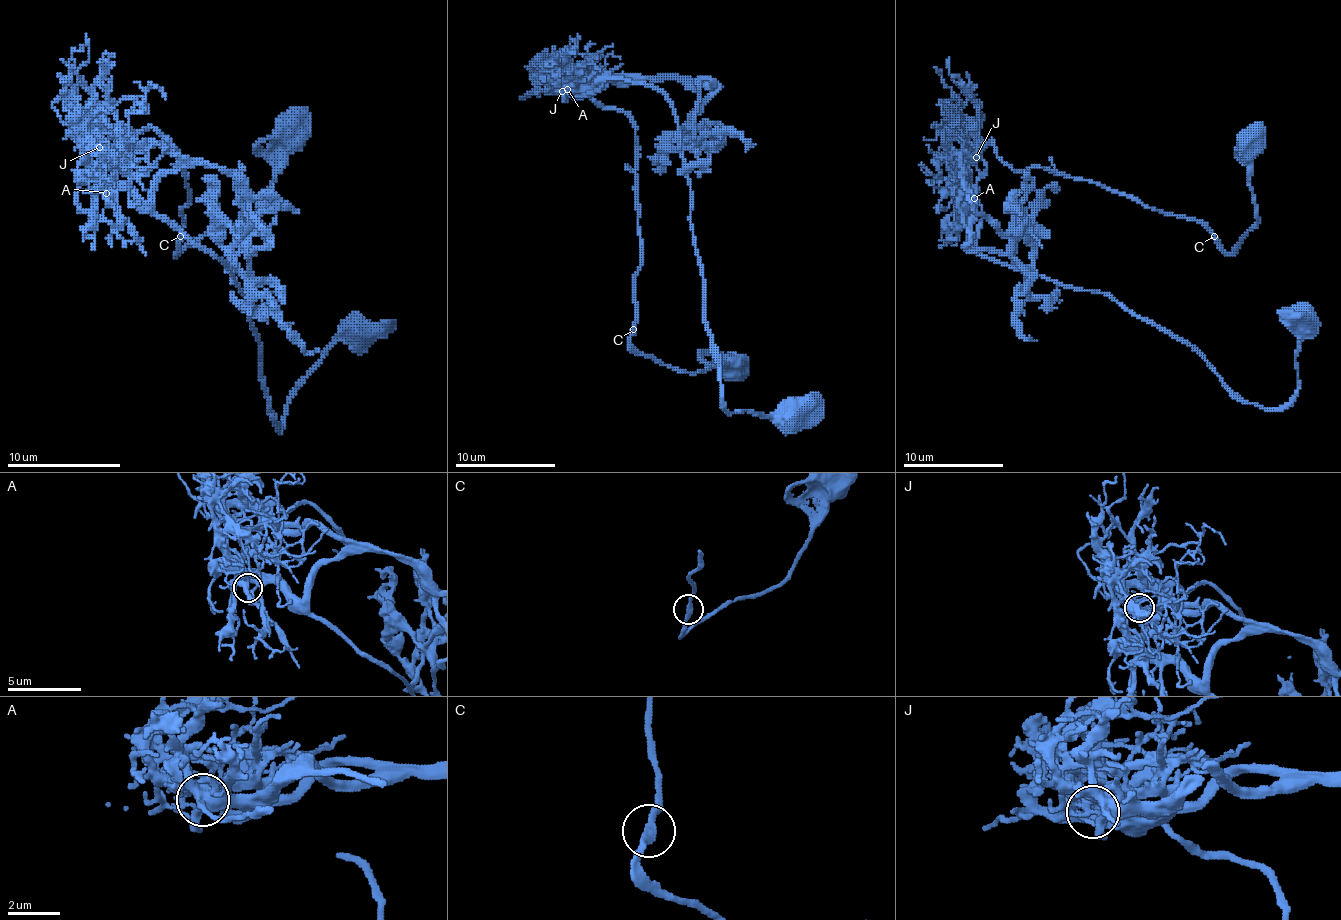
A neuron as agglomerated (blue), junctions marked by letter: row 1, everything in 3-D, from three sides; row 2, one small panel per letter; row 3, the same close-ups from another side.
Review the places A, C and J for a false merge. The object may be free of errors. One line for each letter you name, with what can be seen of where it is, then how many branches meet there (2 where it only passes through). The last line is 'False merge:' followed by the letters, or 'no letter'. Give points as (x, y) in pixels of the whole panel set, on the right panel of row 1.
J: Place: (976, 157). Branches: 7
False merge: J

